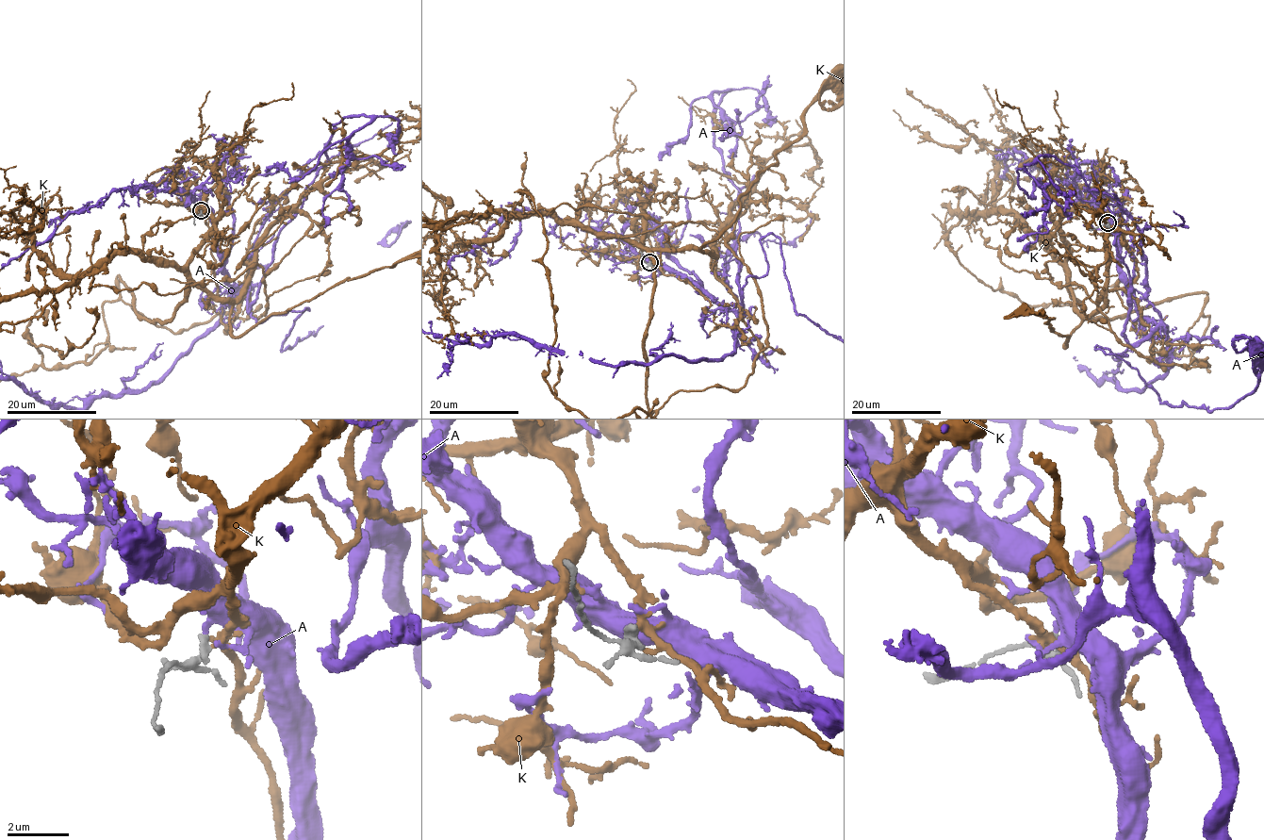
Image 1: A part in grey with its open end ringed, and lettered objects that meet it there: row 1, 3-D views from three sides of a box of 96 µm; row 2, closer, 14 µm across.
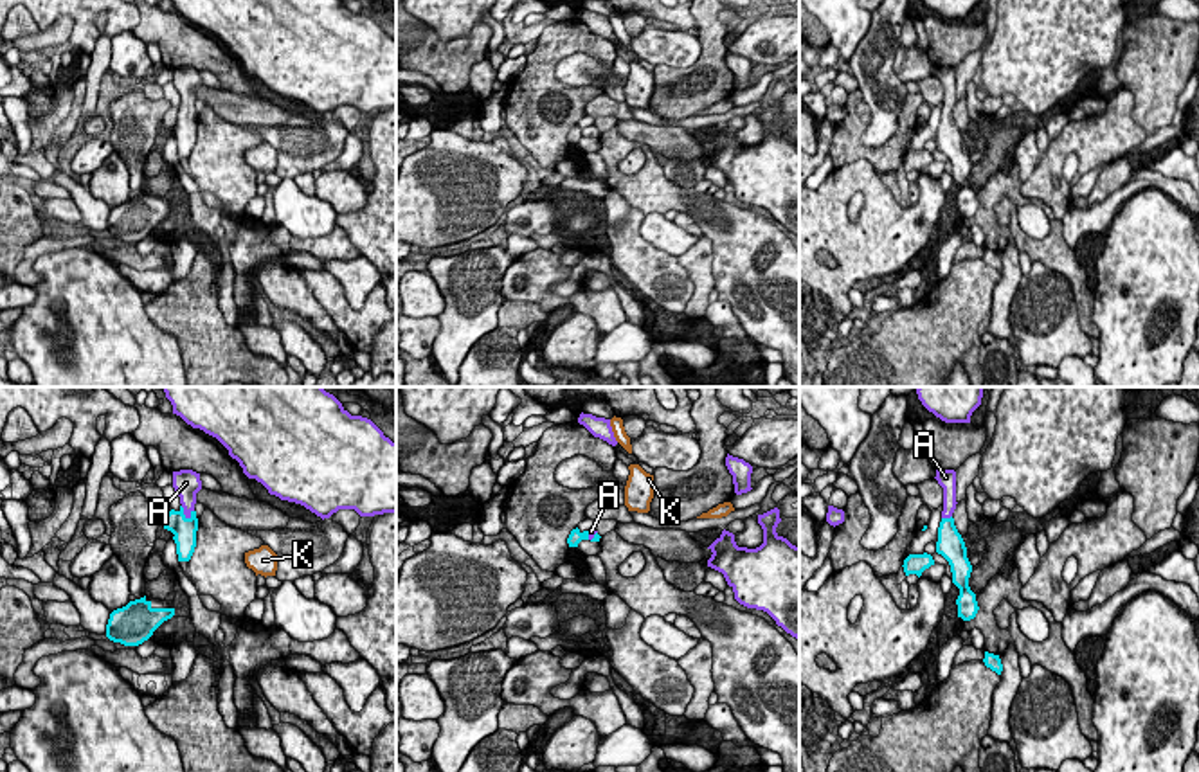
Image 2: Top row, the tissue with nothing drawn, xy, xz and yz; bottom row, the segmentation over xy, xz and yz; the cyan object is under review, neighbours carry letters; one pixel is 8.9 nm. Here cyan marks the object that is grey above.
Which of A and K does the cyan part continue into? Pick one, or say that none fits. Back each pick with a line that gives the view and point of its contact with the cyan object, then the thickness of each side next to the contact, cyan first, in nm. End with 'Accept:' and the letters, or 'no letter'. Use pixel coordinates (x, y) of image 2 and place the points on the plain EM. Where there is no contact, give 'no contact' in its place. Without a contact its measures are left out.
A: contact xy (182, 110); calibres 220 and 200 nm
Accept: A

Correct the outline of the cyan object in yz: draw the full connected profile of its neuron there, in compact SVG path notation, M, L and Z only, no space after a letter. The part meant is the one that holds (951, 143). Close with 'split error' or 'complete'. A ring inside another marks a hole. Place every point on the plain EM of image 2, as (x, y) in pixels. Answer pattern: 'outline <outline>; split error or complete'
outline M936 67L938 81L943 85L943 108L942 119L938 124L938 139L936 149L942 151L952 169L952 180L960 185L960 193L956 196L958 214L963 218L970 218L976 214L979 203L976 198L976 191L969 184L969 175L972 169L972 162L967 155L967 144L954 122L952 110L956 106L956 68L954 67Z; split error

